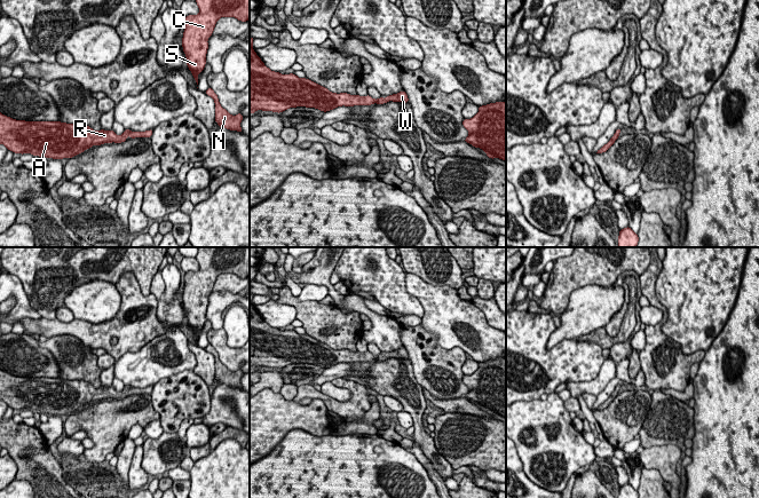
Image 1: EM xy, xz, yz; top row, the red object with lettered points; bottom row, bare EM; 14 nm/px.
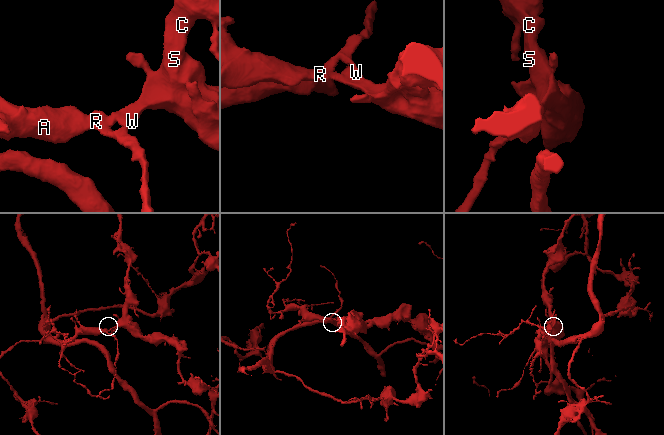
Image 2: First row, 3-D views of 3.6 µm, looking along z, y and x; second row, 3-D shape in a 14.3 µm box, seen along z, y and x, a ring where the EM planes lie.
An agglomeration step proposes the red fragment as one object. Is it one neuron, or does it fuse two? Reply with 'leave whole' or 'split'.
leave whole

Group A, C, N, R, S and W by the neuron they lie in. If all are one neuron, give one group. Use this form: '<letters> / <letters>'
A C N R S W

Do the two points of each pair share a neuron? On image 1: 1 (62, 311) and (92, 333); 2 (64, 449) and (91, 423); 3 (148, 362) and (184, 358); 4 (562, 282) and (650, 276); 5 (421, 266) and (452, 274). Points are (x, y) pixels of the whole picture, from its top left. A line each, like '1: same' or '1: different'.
1: different
2: different
3: same
4: different
5: same

